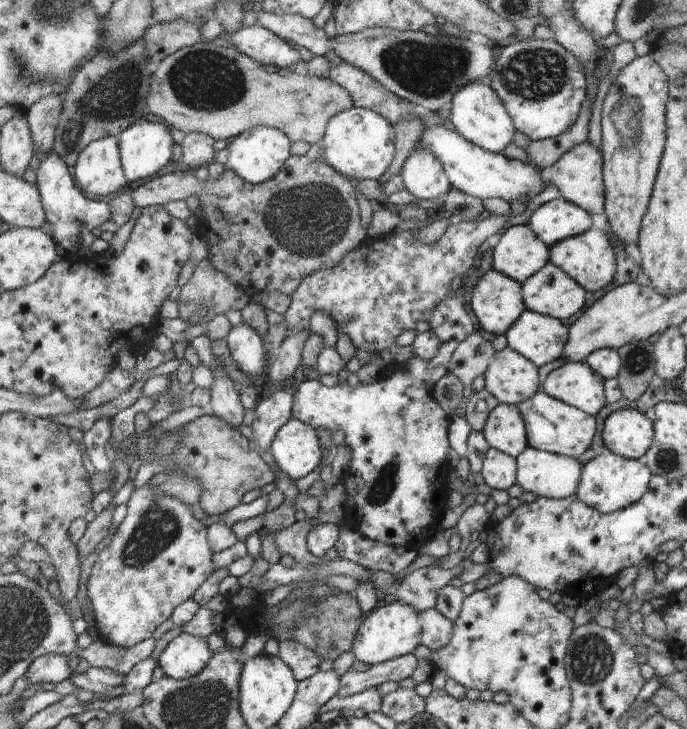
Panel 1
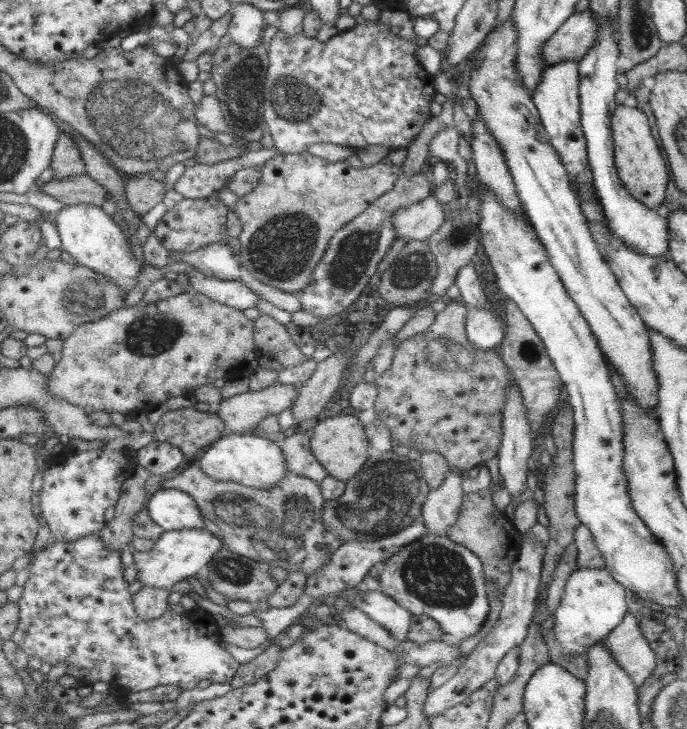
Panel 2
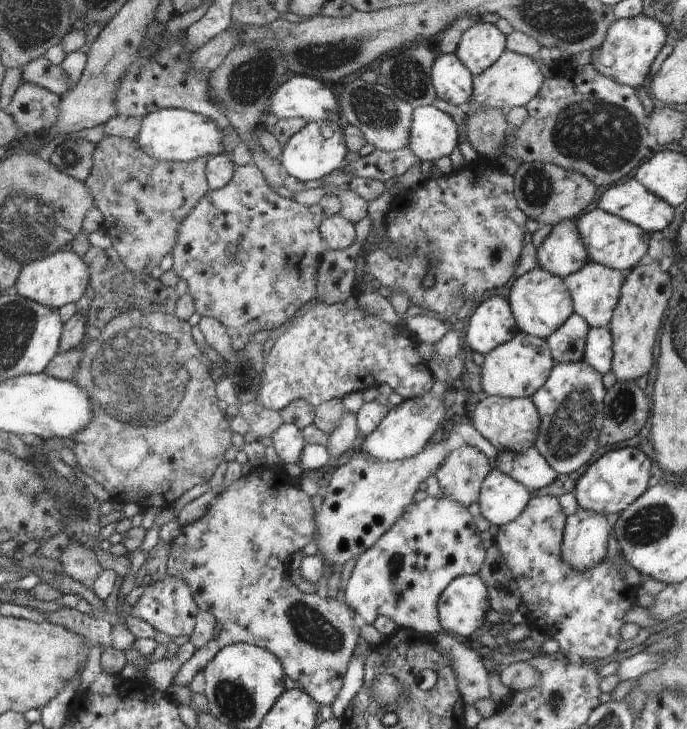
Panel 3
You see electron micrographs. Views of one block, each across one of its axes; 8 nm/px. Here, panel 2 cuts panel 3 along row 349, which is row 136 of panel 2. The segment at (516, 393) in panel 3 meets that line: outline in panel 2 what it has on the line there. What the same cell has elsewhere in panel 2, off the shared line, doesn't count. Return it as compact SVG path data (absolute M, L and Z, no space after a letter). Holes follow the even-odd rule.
M507 18L486 36L484 45L470 58L473 62L469 81L470 98L476 102L482 121L486 121L490 133L502 147L526 216L536 237L545 247L548 261L556 270L569 298L588 322L602 354L607 361L614 363L629 386L634 401L638 401L642 407L650 407L654 413L658 405L657 379L654 377L648 330L599 252L578 196L571 187L570 174L562 166L550 136L542 126L532 96L518 76L515 32L514 24Z

